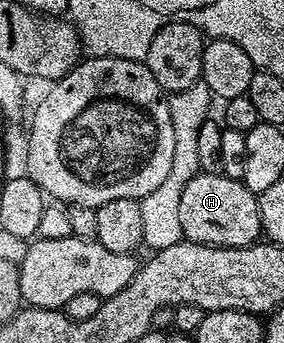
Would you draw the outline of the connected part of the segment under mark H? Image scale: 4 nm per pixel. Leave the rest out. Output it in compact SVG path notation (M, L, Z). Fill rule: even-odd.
M195 174L181 192L181 228L189 242L206 246L254 246L260 241L263 225L259 215L259 200L238 178L218 174Z

